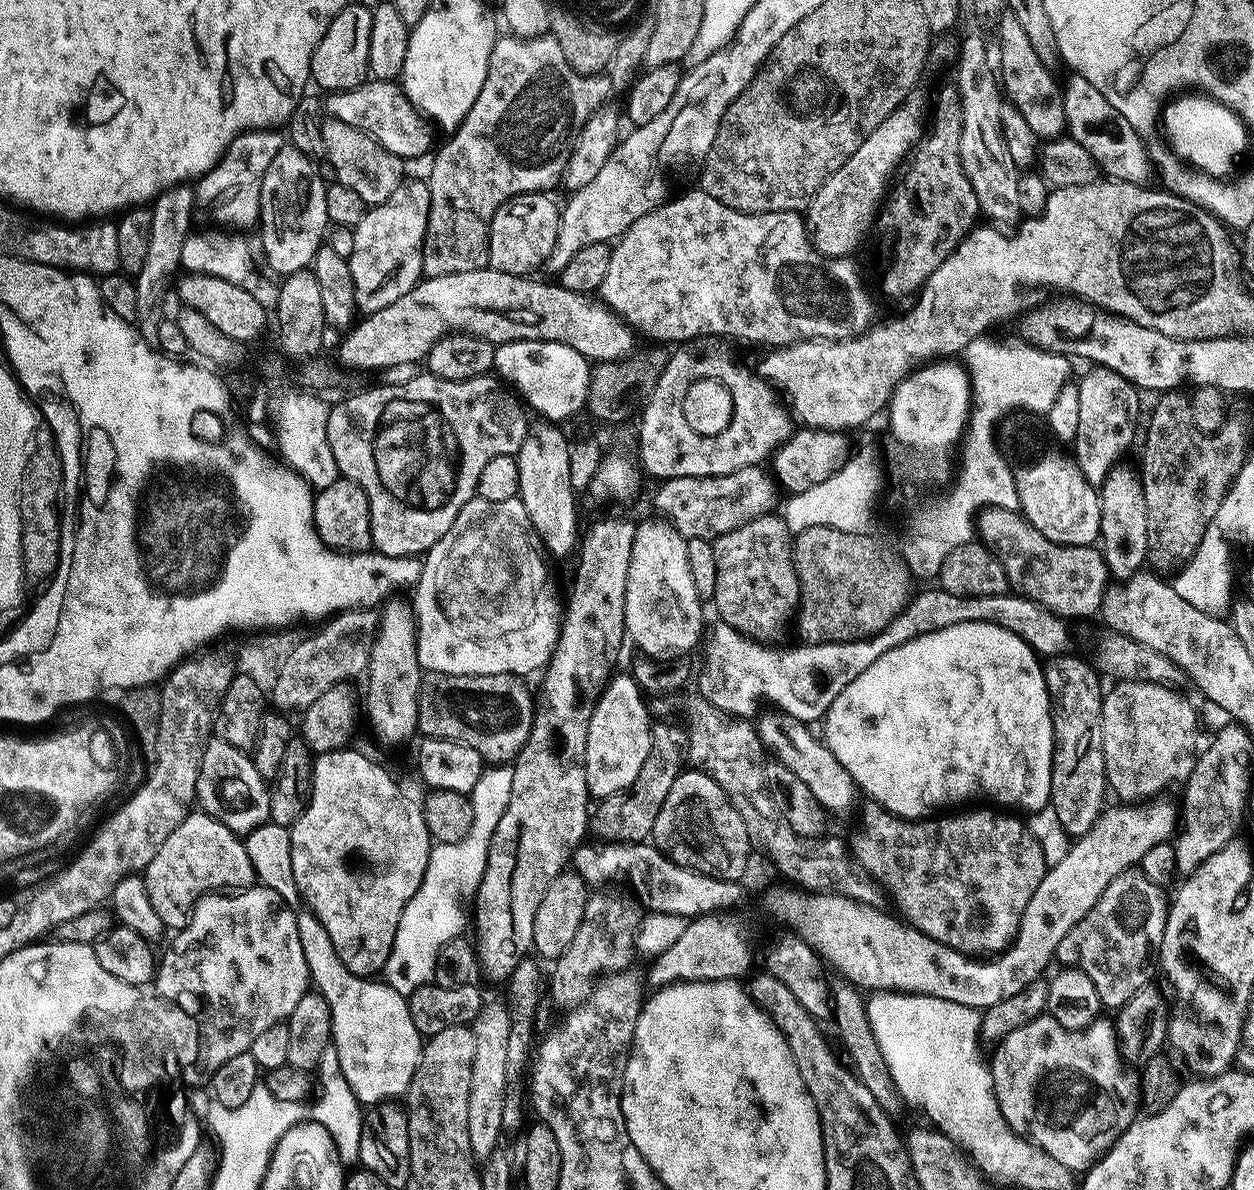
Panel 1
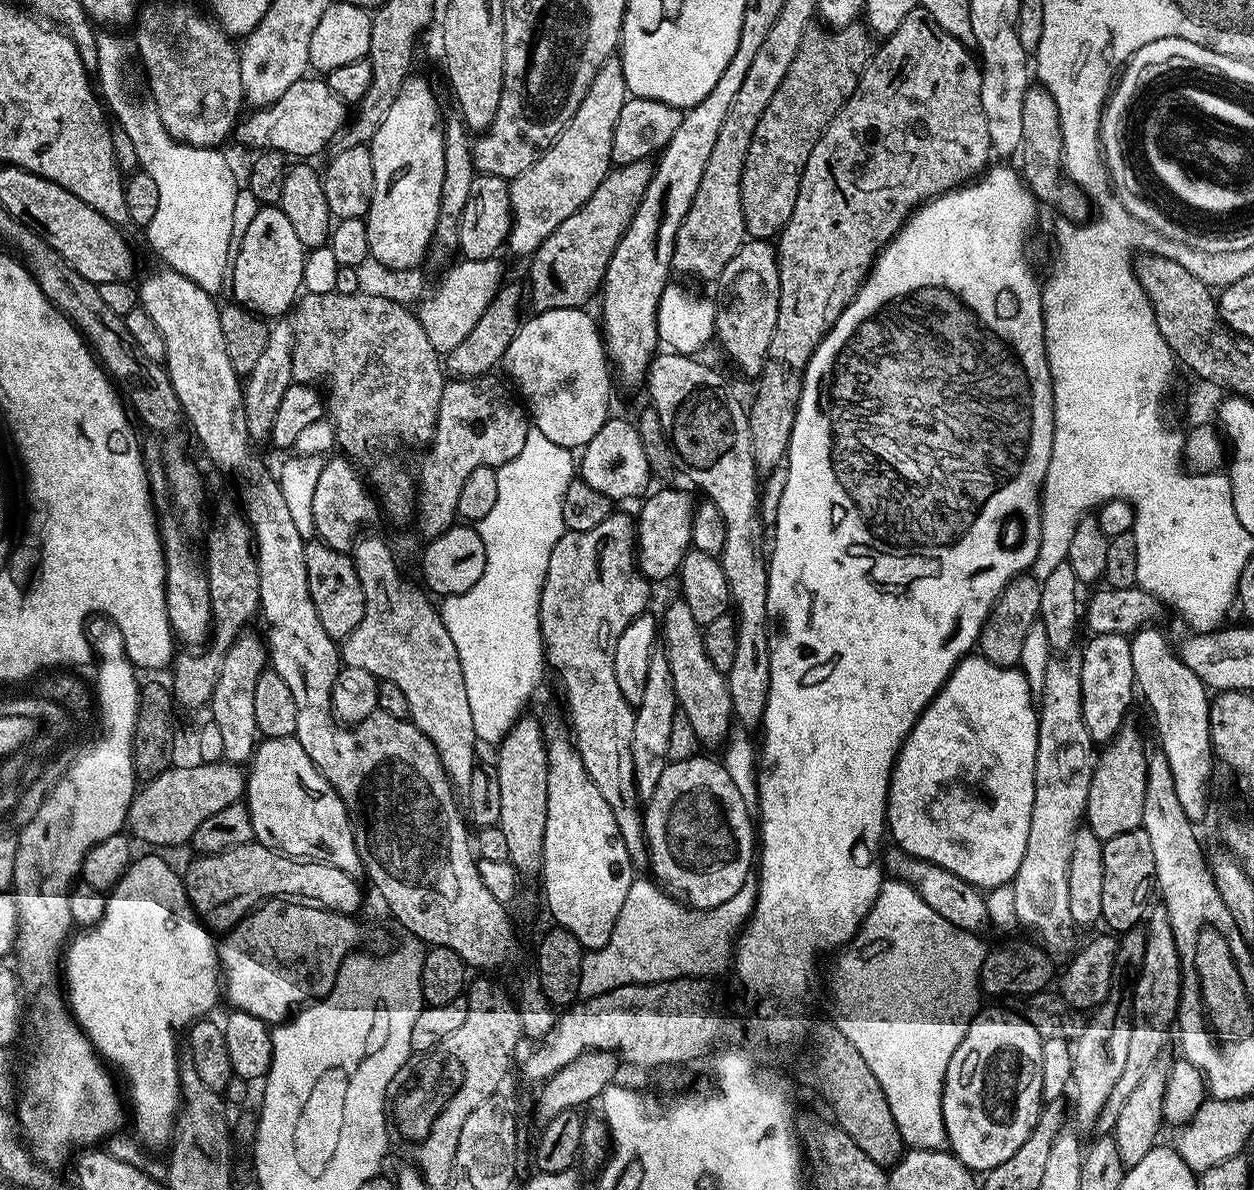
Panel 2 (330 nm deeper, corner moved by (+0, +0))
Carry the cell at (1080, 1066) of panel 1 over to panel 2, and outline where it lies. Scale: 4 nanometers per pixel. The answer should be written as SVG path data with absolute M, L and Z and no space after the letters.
M1023 1015L980 1016L968 1025L962 1042L954 1050L944 1075L944 1089L940 1093L940 1110L944 1119L947 1147L965 1168L976 1174L987 1174L994 1166L1002 1166L1030 1138L1040 1118L1041 1083L1038 1079L1042 1037Z

